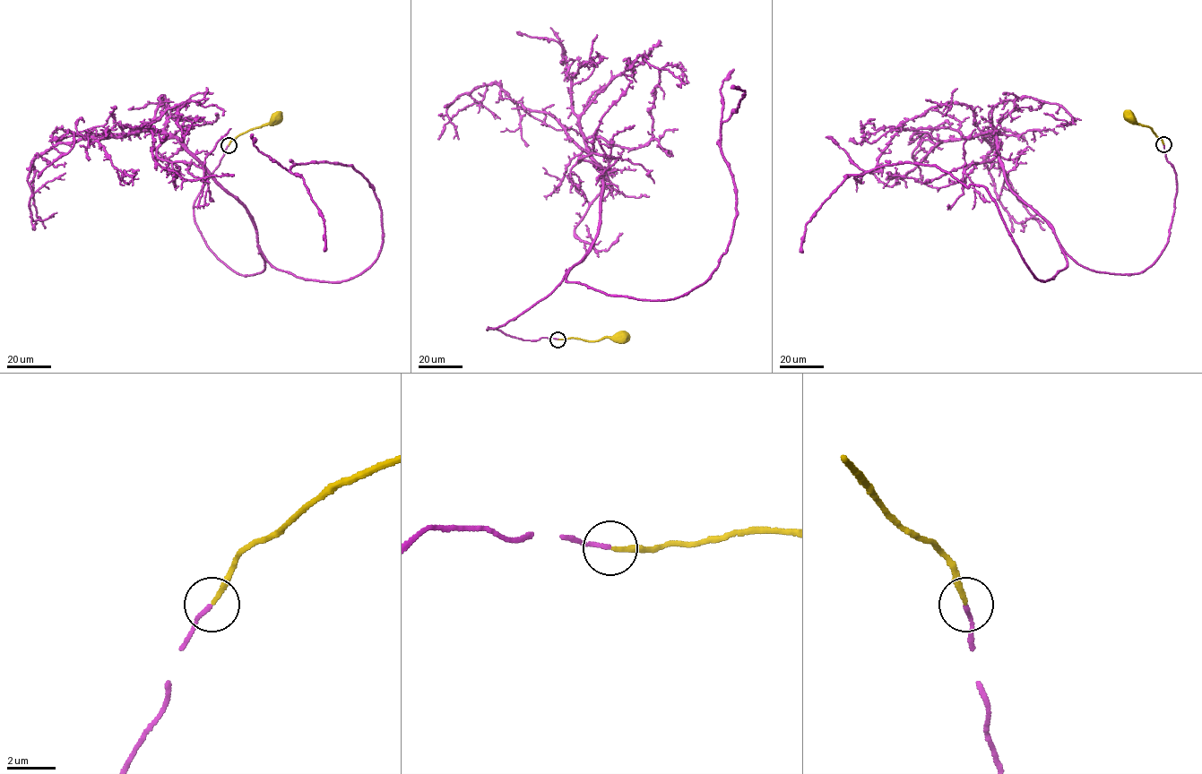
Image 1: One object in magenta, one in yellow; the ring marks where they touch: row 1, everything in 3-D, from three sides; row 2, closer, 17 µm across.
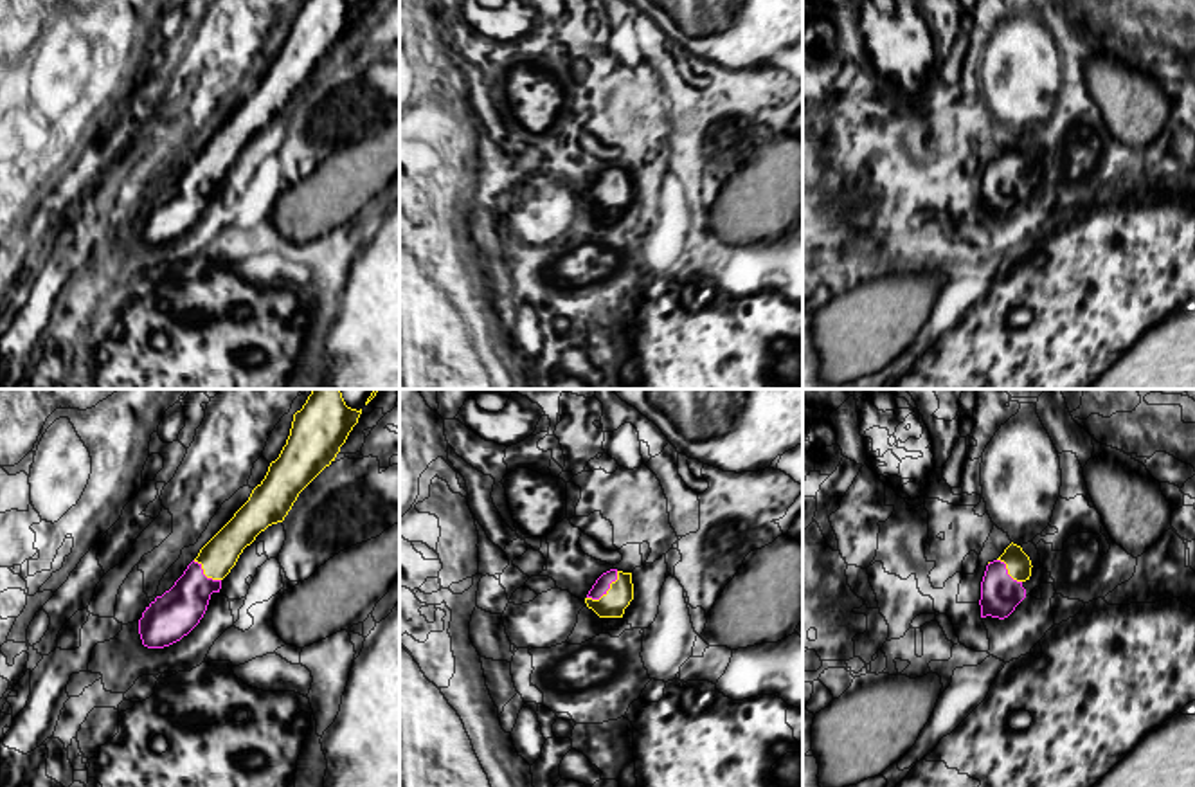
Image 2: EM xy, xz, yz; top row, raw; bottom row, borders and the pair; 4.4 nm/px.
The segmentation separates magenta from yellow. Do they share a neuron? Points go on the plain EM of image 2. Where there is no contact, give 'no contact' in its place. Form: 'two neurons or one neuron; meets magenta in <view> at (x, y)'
one neuron; meets magenta in xz at (605, 188)

